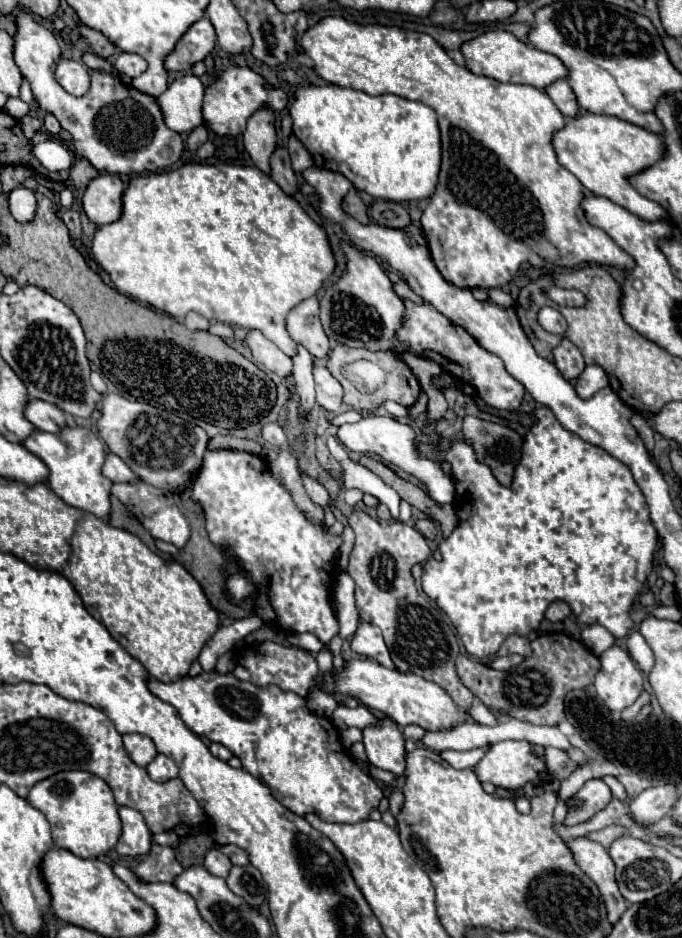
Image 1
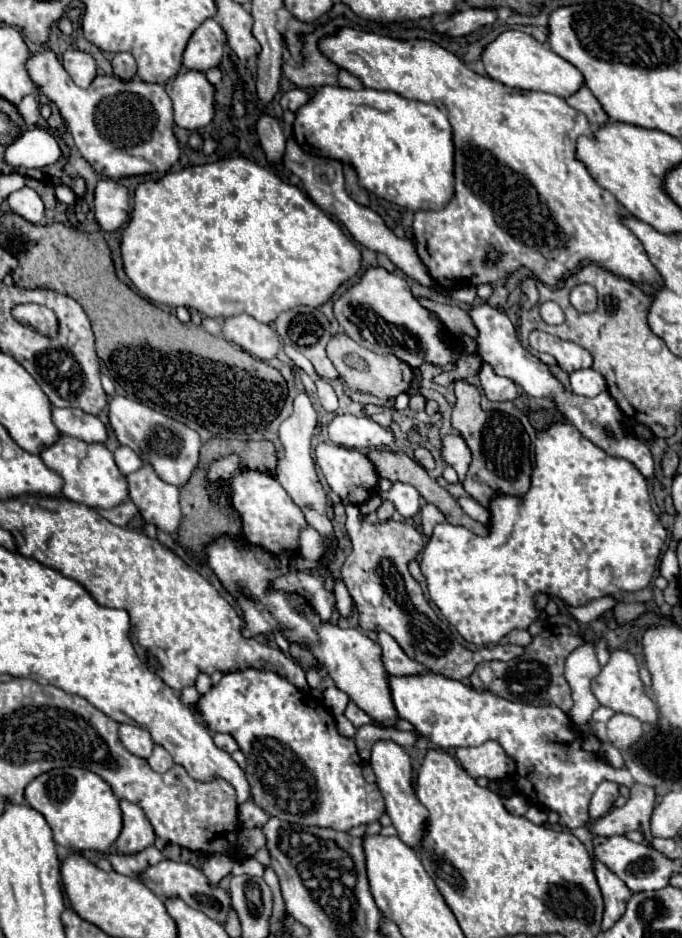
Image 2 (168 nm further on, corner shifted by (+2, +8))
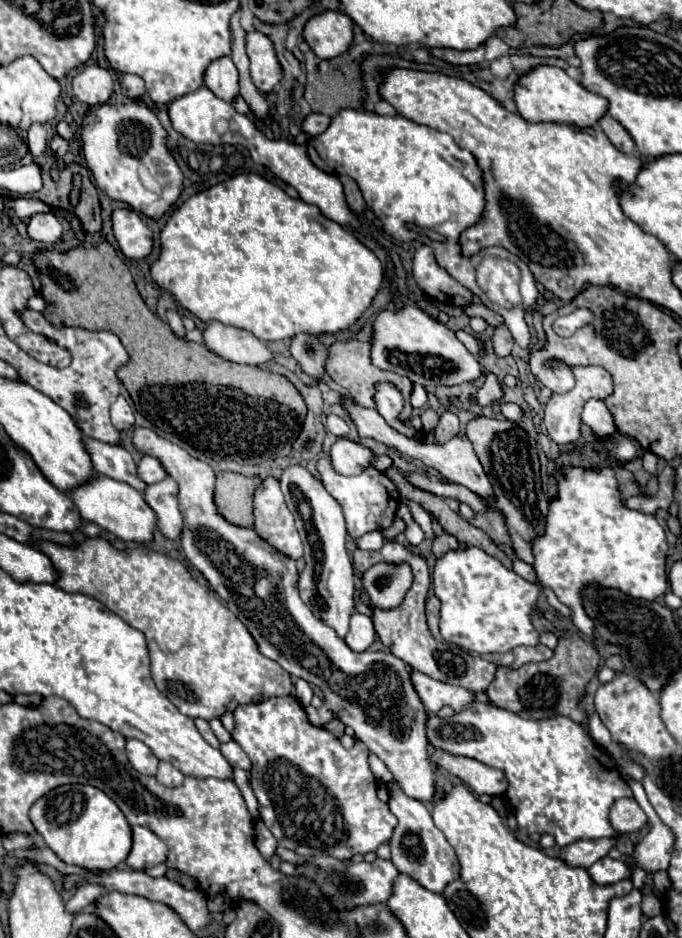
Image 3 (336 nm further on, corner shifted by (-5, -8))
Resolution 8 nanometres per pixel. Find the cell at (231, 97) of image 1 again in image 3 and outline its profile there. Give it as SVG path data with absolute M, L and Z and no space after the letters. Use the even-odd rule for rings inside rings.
M309 114L303 122L303 130L309 134L309 136L317 136L321 132L325 132L325 128L329 128L331 124L331 118L325 116L325 114Z

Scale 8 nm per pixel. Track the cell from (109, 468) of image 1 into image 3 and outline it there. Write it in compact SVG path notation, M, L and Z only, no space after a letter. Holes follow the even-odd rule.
M143 456L137 466L137 474L145 484L155 484L155 482L161 482L163 478L167 478L165 466L155 456Z

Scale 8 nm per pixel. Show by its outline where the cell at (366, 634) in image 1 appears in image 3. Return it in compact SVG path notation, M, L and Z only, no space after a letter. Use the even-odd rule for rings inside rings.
M415 670L411 674L413 674L413 684L415 684L417 694L421 696L425 708L433 714L437 714L443 706L451 706L457 714L475 702L475 694L461 686L451 686L451 684L433 680L433 678L429 678L421 672L415 672Z

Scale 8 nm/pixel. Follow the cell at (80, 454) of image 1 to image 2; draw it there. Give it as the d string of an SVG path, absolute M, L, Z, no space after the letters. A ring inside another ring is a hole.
M58 434L58 440L40 452L40 458L48 468L62 476L62 494L68 500L86 504L90 508L112 508L128 500L126 478L118 470L112 452L104 444L88 444L66 434Z

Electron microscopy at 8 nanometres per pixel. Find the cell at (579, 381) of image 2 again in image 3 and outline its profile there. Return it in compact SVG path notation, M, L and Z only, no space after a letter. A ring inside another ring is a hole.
M589 400L583 408L583 424L587 424L591 428L591 432L599 438L611 436L617 432L613 418L605 406L605 402L601 400Z

